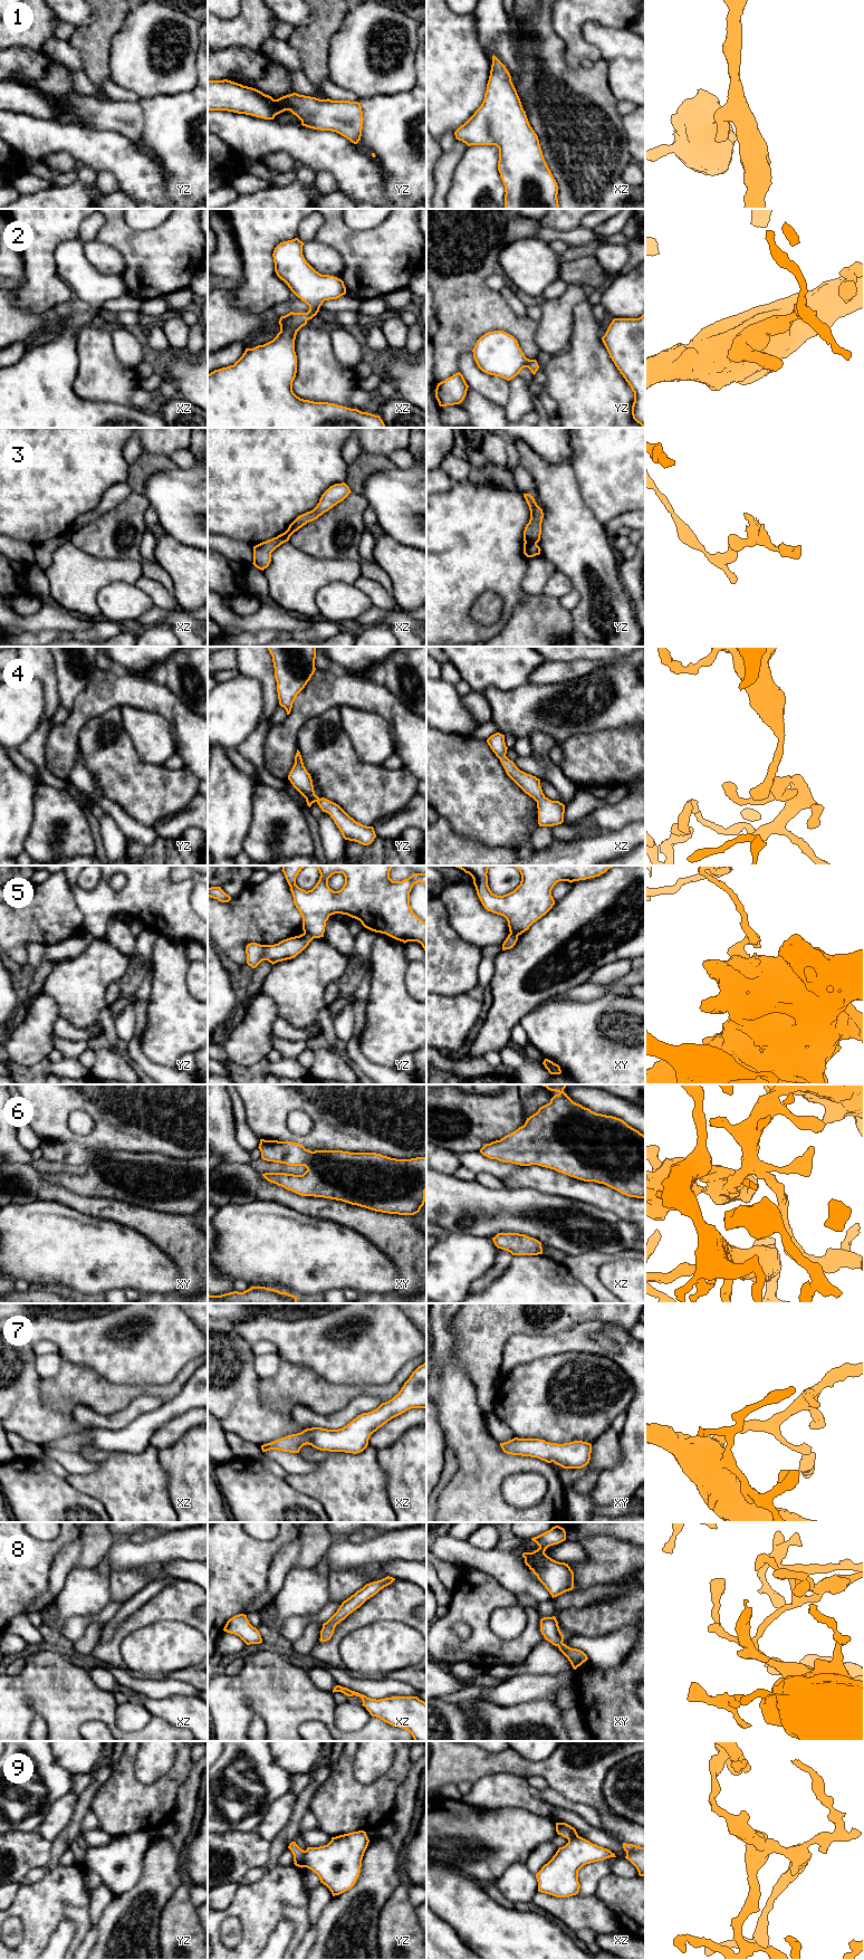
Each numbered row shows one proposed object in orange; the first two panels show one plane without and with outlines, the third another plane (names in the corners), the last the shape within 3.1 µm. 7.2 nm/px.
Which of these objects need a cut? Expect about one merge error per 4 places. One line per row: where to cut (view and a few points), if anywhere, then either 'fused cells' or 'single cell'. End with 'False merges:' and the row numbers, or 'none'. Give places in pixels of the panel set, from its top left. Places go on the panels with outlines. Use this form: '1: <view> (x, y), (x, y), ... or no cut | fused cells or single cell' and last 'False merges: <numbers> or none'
1: no cut | single cell
2: no cut | single cell
3: yz (525, 541), (536, 544) | fused cells
4: no cut | single cell
5: yz (304, 931), (313, 938) | fused cells
6: no cut | single cell
7: no cut | single cell
8: no cut | single cell
9: yz (304, 1851), (305, 1866) | fused cells
False merges: 3, 5, 9

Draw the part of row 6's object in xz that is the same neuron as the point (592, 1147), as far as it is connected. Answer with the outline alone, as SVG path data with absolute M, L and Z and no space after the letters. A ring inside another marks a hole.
M566 1084L540 1086L557 1092L550 1102L540 1107L513 1132L486 1144L480 1153L490 1159L520 1166L538 1165L584 1182L604 1184L630 1197L645 1198L645 1136L620 1118L596 1113L574 1102L564 1092Z

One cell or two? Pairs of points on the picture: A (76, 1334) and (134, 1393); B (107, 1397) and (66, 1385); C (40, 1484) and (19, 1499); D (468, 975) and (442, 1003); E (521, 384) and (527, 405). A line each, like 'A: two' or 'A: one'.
A: two
B: one
C: one
D: two
E: one

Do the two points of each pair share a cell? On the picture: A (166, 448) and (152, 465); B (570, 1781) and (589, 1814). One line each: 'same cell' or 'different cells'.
A: different cells
B: different cells

